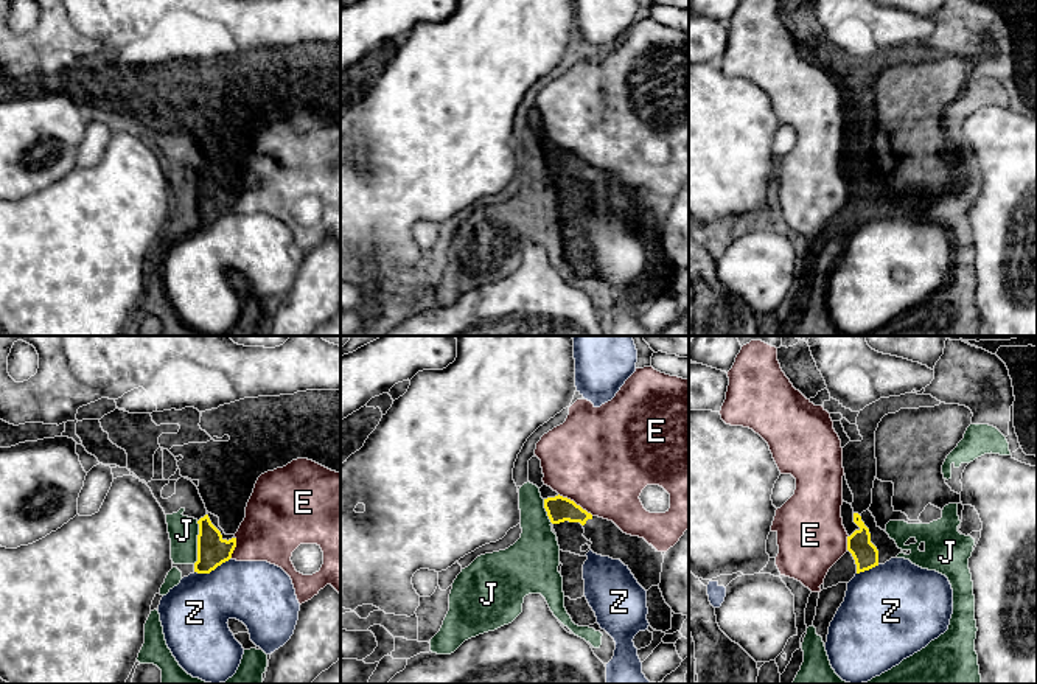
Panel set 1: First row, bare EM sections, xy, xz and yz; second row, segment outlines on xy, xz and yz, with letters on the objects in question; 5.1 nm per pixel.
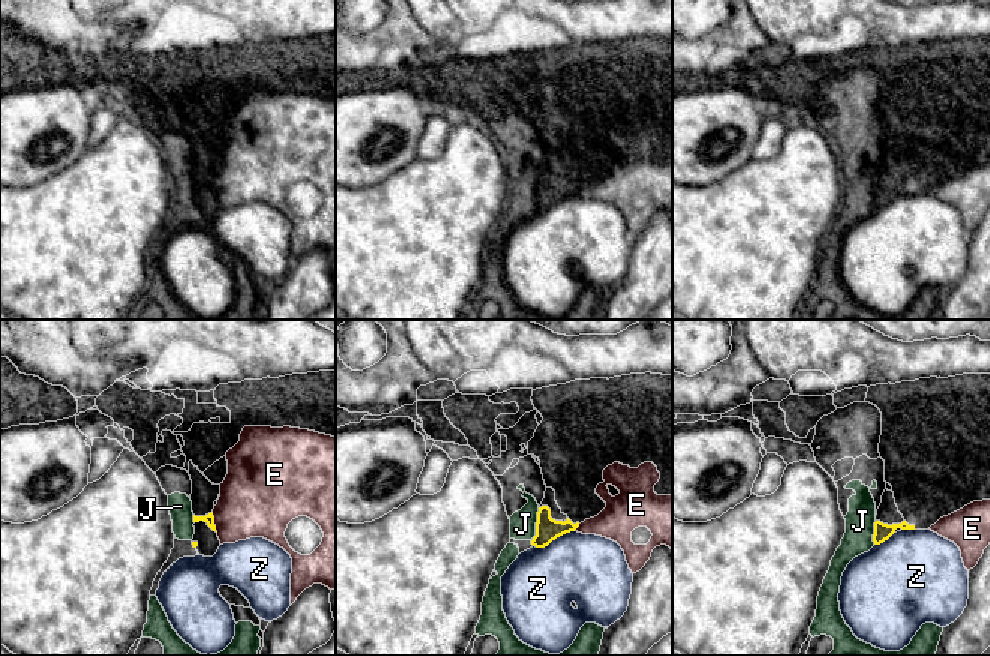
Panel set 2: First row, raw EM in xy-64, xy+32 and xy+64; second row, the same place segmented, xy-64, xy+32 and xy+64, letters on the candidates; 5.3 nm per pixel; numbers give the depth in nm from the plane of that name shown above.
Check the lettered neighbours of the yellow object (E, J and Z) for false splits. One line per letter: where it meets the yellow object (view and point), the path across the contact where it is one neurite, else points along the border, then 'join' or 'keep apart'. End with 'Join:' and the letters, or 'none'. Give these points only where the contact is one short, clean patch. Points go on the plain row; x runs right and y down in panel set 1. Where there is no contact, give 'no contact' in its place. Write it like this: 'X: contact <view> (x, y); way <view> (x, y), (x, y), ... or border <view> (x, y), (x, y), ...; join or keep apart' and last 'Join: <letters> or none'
E: contact xz (574, 154); border xz (558, 145), (593, 167); keep apart
J: contact xy (198, 195); border xy (198, 173), (198, 210), (193, 215); keep apart
Z: contact xy (212, 221); border xy (230, 209), (209, 224), (195, 224); keep apart
Join: none

